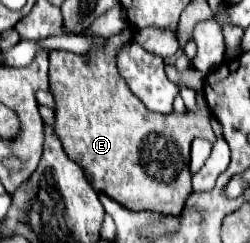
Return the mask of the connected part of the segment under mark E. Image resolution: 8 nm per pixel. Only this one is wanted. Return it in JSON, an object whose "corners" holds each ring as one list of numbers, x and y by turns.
{"corners":[[125,27,117,35,111,35,103,47,93,47,85,55,69,51,49,53,49,87,57,101,55,111,55,131,63,143,65,153,75,163,81,163,93,177,93,187,99,193,109,195,113,201,121,203,131,211,153,211,179,215,187,195,191,193,191,173,189,173,189,145,193,139,201,137,215,143,215,135,209,125,209,109,203,93,197,93,199,111,197,113,153,113,131,93,123,77,115,69,115,51,127,41,133,41,133,29]]}

